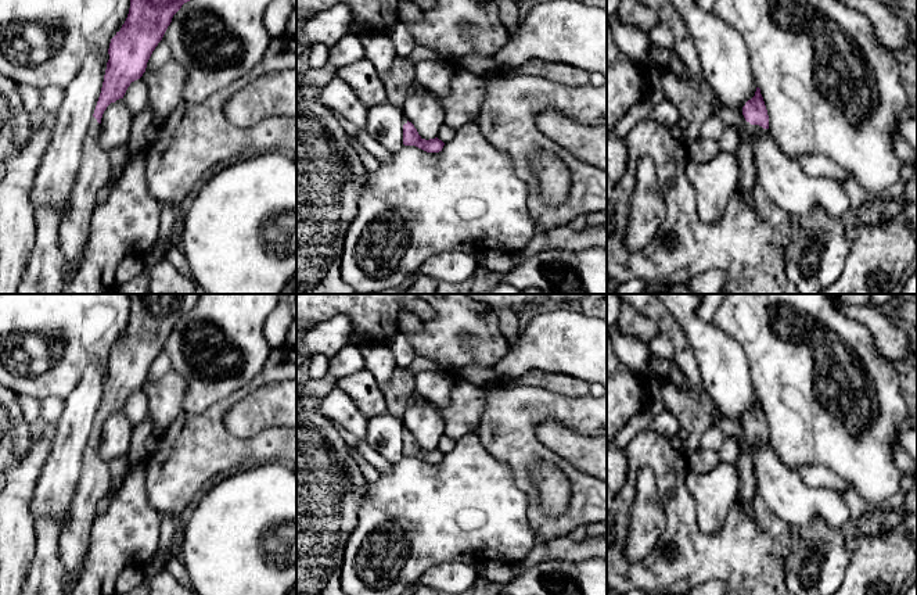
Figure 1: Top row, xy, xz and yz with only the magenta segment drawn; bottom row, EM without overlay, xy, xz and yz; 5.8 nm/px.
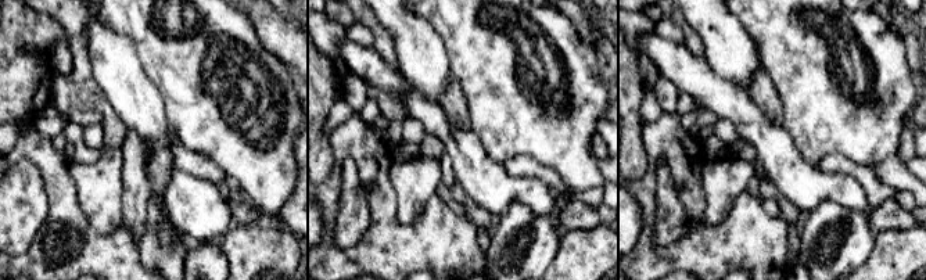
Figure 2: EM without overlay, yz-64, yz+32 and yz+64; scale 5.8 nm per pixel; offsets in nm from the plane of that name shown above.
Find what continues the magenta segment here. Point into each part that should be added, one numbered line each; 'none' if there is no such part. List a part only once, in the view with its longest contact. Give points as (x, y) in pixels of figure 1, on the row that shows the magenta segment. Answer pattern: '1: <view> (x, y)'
1: yz (747, 178)

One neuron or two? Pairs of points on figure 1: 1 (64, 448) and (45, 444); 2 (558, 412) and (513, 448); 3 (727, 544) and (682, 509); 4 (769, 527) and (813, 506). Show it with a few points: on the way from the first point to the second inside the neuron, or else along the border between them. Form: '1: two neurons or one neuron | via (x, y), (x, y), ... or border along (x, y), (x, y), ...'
1: two neurons | border along (57, 425), (50, 454), (39, 476)
2: one neuron | via (545, 412), (539, 412), (517, 434)
3: one neuron | via (712, 544), (702, 544), (683, 524)
4: two neurons | border along (761, 495), (791, 531)

